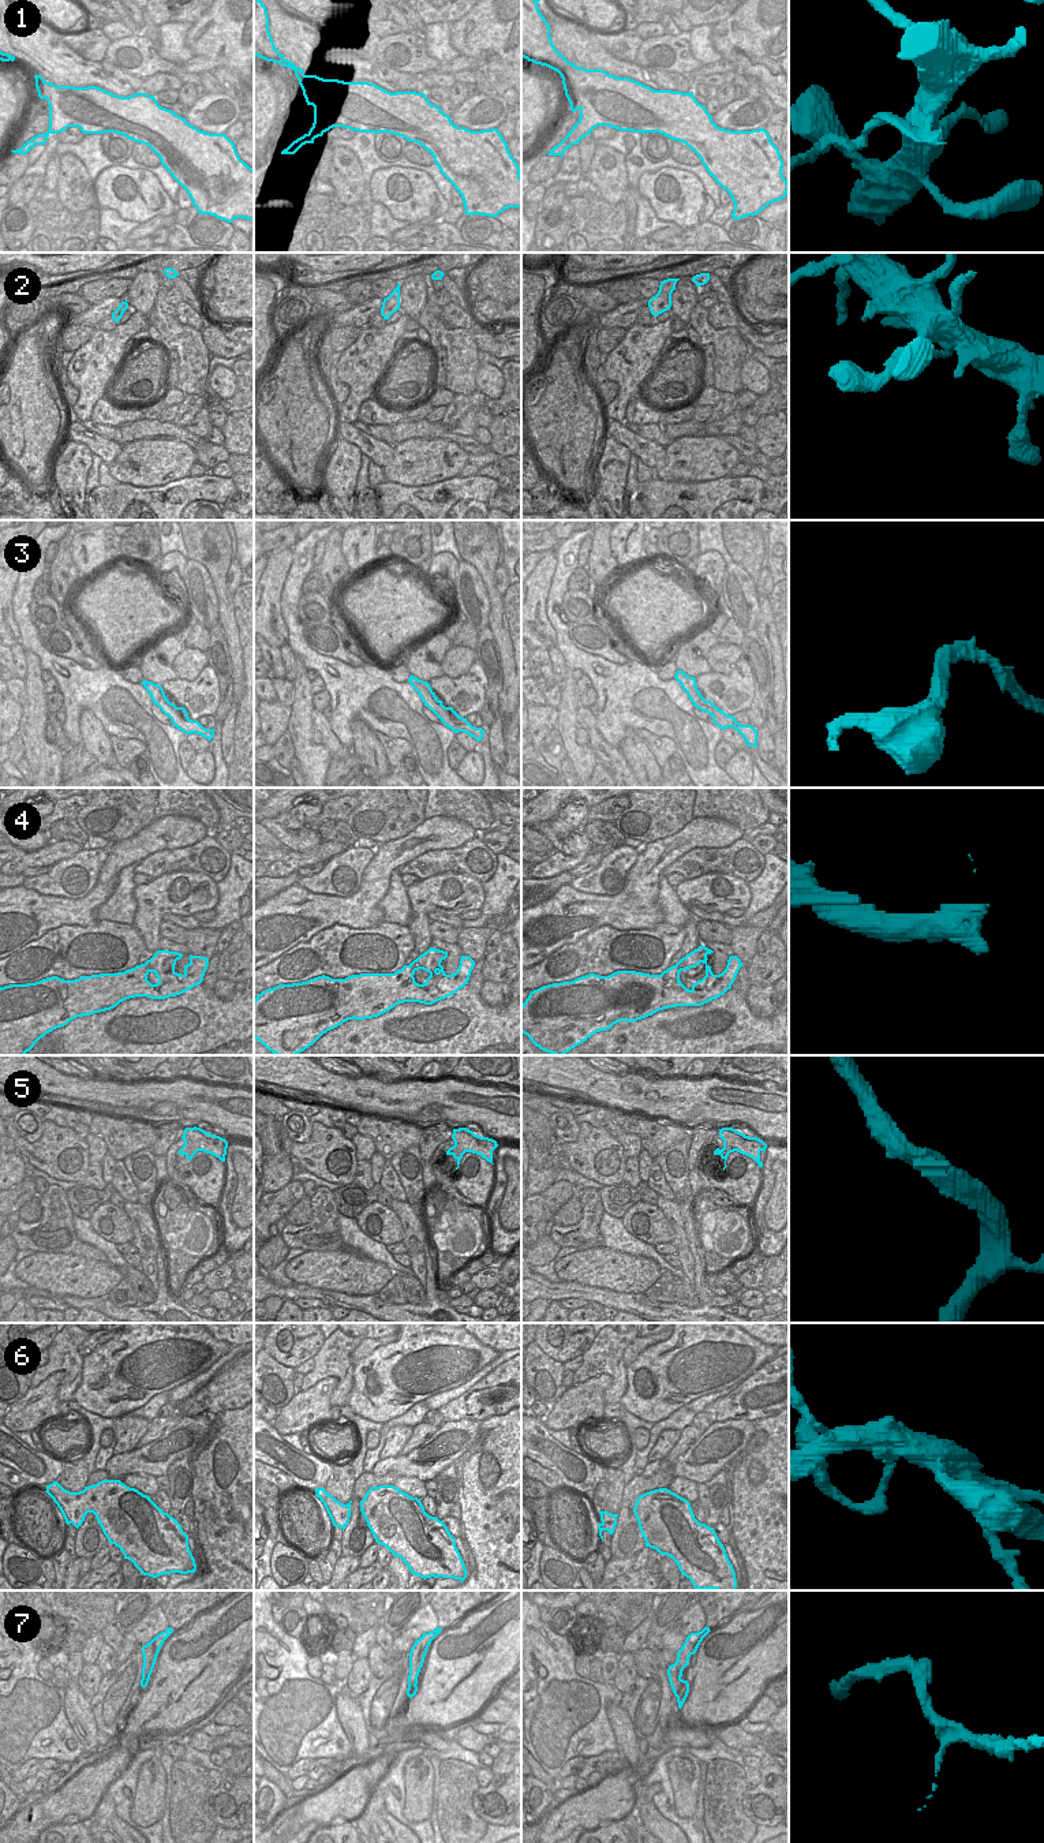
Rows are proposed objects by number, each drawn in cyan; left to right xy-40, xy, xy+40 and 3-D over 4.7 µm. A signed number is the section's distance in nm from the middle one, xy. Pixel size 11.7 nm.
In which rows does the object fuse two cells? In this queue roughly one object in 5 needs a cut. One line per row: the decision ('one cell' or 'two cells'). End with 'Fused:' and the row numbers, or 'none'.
1: two cells
2: one cell
3: one cell
4: one cell
5: one cell
6: one cell
7: one cell
Fused: 1

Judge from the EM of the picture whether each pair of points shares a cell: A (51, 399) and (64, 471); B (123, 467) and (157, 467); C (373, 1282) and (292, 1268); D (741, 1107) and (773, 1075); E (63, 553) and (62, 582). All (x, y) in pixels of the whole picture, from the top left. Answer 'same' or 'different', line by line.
A: different
B: same
C: same
D: different
E: same

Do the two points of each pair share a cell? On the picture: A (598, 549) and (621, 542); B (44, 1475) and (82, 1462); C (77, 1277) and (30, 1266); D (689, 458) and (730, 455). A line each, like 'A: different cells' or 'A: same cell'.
A: different cells
B: different cells
C: same cell
D: same cell

